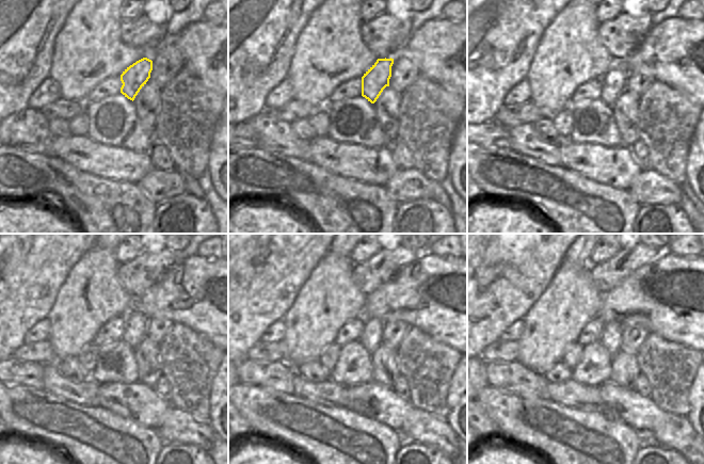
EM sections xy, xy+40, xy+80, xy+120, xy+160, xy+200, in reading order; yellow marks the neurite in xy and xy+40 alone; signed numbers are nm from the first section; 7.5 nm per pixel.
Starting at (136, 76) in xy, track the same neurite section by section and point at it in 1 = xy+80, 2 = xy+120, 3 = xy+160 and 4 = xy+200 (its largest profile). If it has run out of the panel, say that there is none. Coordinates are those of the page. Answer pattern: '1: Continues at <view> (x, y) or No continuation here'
1: Continues at xy+80 (614, 81)
2: Continues at xy+120 (136, 323)
3: Continues at xy+160 (371, 337)
4: Continues at xy+200 (611, 337)

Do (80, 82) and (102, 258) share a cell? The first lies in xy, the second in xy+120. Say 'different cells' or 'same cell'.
same cell

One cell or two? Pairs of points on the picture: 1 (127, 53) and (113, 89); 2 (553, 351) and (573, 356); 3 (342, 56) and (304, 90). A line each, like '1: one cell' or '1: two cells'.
1: two cells
2: two cells
3: one cell

